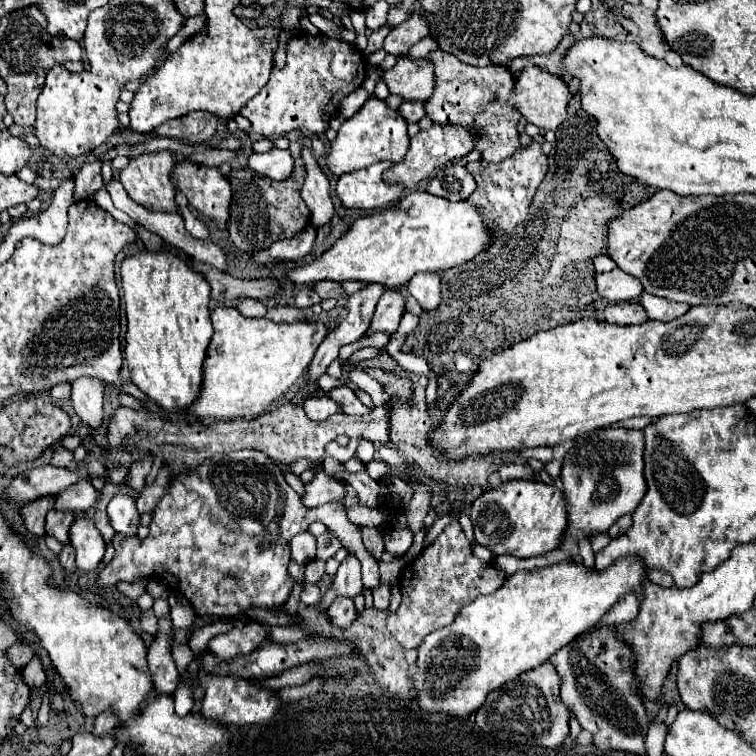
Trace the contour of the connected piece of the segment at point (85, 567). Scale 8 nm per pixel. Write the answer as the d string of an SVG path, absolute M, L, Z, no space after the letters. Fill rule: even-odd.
M77 517L71 525L71 545L77 551L77 569L85 573L95 571L105 555L105 539L89 517Z

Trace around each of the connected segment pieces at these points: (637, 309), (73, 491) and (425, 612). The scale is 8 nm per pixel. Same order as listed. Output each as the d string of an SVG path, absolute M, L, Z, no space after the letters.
M637 301L611 303L605 309L605 321L615 325L639 325L639 323L645 323L647 319L649 319L647 311Z
M91 481L77 483L75 487L69 487L67 491L61 491L57 495L55 509L61 511L89 511L95 507L99 499L99 491L91 485Z
M459 523L449 525L417 559L407 563L399 587L401 587L401 607L389 613L387 629L405 647L415 649L421 645L425 635L447 627L457 613L475 601L479 595L491 594L503 585L505 573L493 563L485 563L471 553L471 545Z

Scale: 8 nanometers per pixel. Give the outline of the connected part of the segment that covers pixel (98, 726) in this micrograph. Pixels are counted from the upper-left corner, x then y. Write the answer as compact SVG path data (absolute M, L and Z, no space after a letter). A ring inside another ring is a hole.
M105 711L103 715L99 715L95 719L95 727L93 727L93 735L107 735L111 731L111 727L115 727L117 719L115 715L111 715L111 711Z

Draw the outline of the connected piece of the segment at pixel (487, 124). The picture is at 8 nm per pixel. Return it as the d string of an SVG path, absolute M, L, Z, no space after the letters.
M445 51L429 53L429 61L435 63L437 85L431 99L425 101L427 115L435 123L459 123L479 127L481 141L475 145L475 149L483 153L485 161L499 163L511 157L521 147L517 131L521 113L509 105L509 97L515 87L515 77L511 75L511 71L505 65L493 63L485 67L473 67Z

